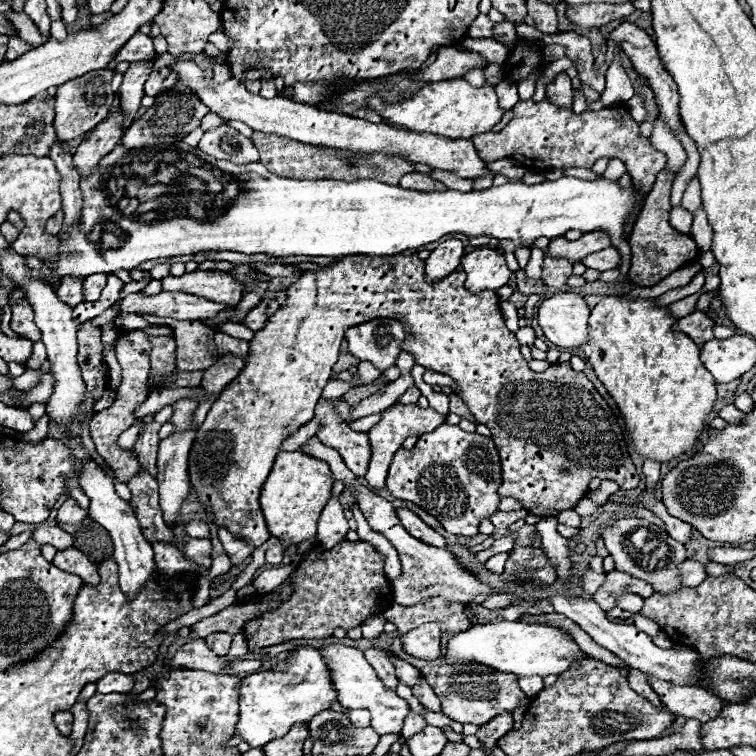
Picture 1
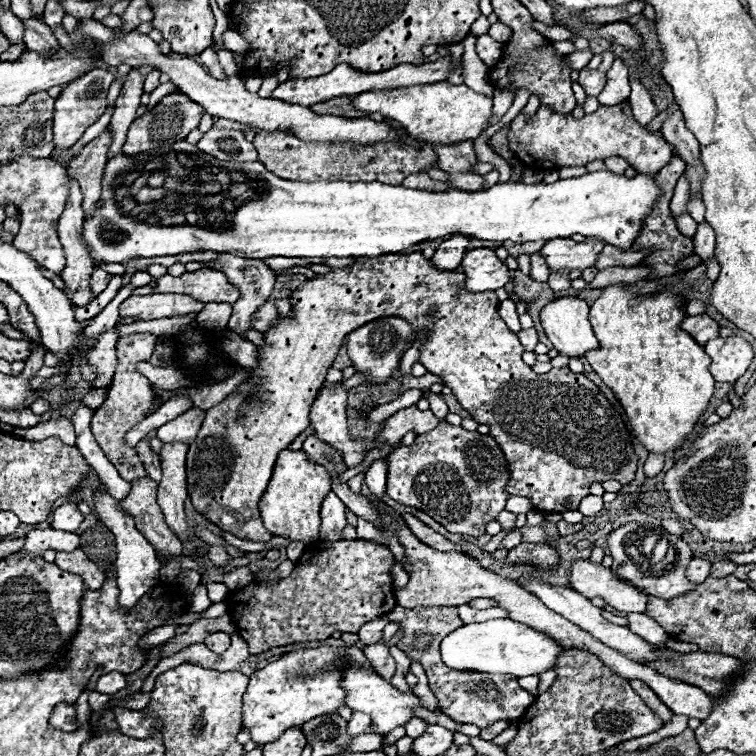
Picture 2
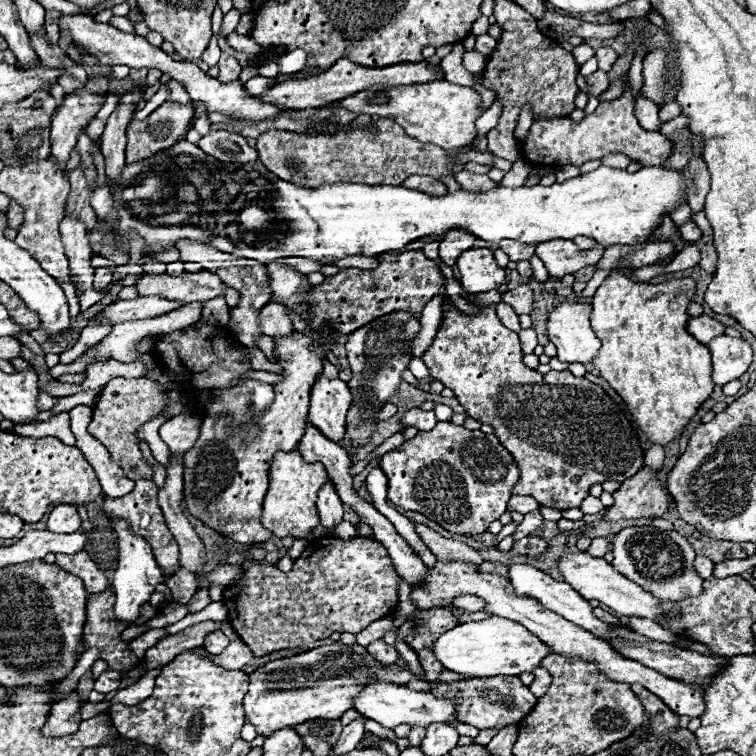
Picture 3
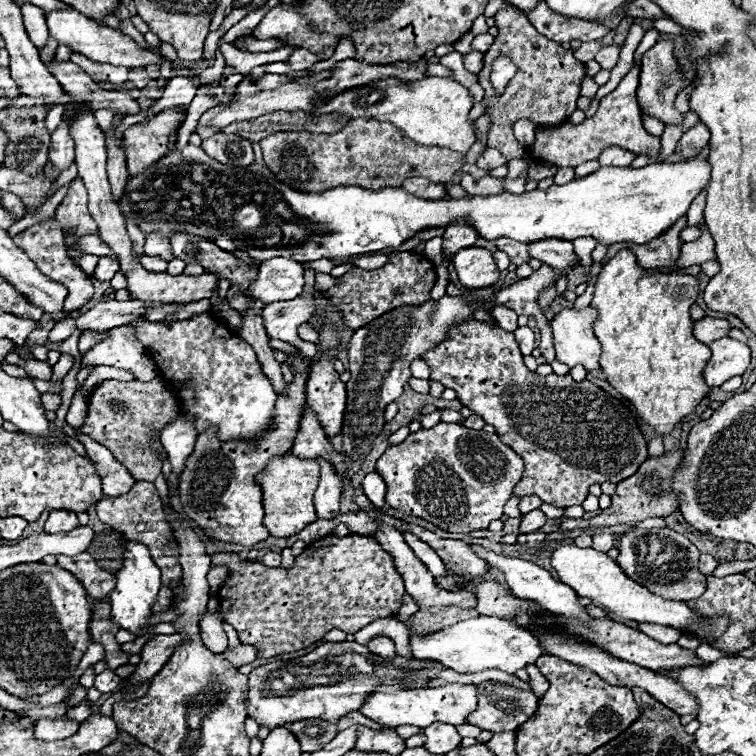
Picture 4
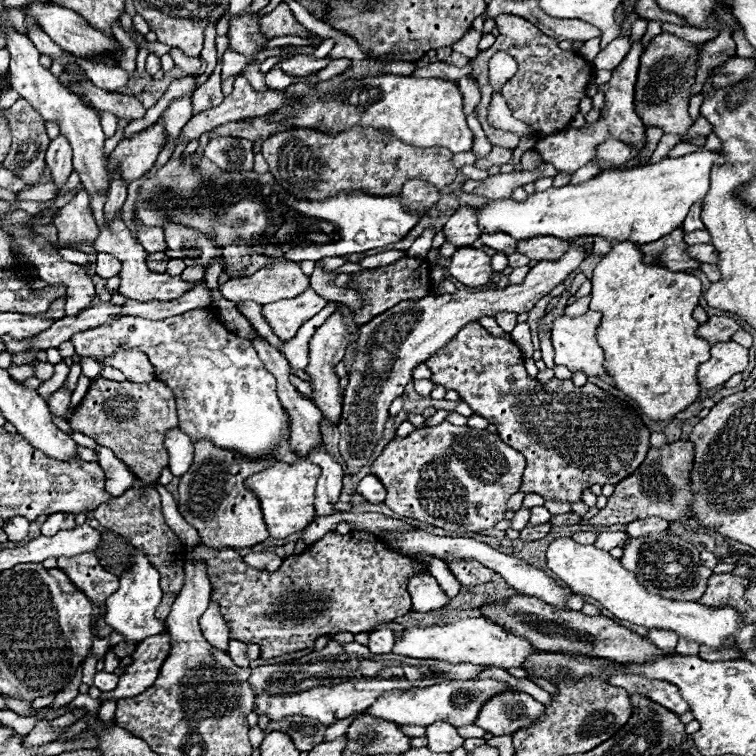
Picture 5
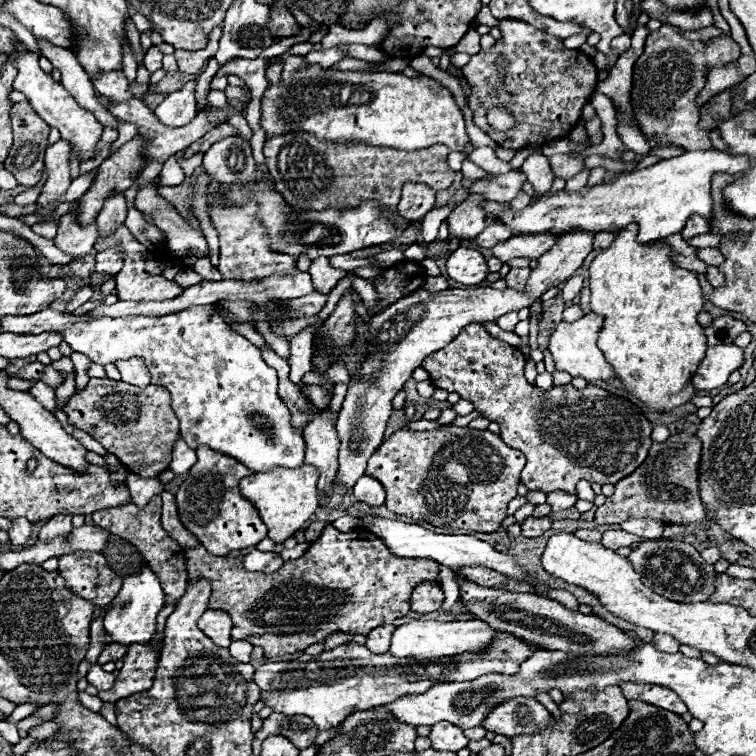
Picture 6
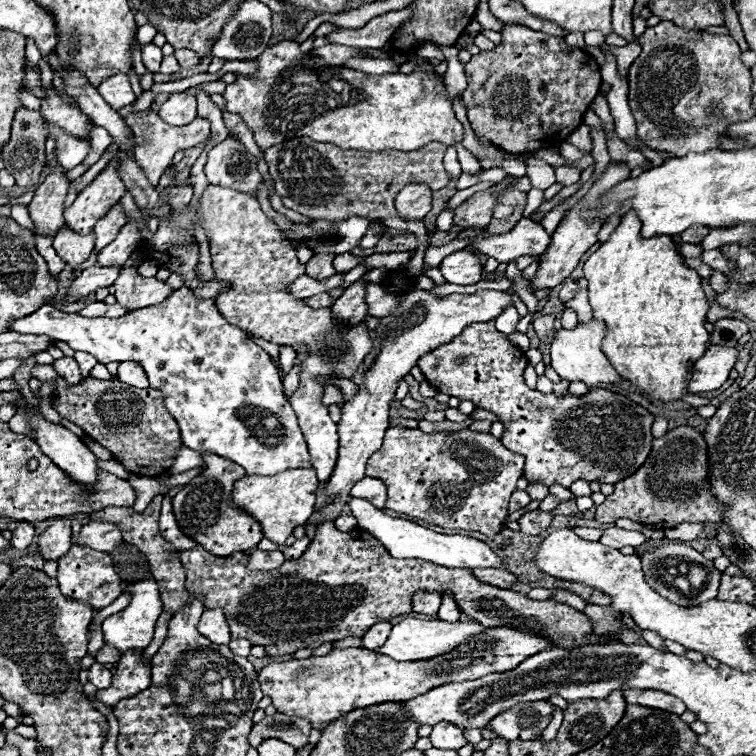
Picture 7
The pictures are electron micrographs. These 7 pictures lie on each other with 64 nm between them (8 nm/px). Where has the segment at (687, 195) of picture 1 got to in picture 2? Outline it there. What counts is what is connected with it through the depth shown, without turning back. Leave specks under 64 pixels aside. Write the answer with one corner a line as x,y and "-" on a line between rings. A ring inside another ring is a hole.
690,196
688,198
688,214
696,220
696,222
704,222
704,204
700,196

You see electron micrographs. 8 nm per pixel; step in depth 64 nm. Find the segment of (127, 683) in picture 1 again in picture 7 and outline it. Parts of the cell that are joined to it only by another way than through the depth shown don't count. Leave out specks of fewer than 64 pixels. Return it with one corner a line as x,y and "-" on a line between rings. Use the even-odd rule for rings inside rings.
94,662
90,666
90,672
88,672
88,680
98,688
98,690
104,690
112,684
112,670
104,668
104,664
100,662

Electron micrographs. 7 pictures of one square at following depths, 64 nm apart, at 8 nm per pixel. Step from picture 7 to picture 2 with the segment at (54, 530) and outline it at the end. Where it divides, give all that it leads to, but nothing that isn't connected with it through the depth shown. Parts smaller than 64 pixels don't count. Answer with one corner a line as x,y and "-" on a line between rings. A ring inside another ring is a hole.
66,502
66,504
62,504
62,506
58,506
54,510
52,528
66,530
66,532
74,532
82,524
82,520
84,520
84,516
78,510
78,506
74,502

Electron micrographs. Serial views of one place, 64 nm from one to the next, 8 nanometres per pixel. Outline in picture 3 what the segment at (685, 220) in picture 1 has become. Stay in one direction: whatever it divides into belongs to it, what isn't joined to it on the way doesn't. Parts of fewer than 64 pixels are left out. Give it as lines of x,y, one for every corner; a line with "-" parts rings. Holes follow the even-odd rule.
686,220
686,224
684,226
680,226
680,234
682,234
682,238
684,240
688,240
688,242
696,242
698,238
700,238
700,228
692,222
692,220

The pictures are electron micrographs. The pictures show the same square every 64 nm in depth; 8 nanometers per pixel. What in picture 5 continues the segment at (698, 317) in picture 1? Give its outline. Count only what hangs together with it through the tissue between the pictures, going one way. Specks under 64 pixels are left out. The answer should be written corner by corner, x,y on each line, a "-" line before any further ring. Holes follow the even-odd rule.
710,316
704,324
698,326
698,336
704,338
708,344
718,344
718,342
728,342
736,330
742,326
734,322
732,318
726,316

